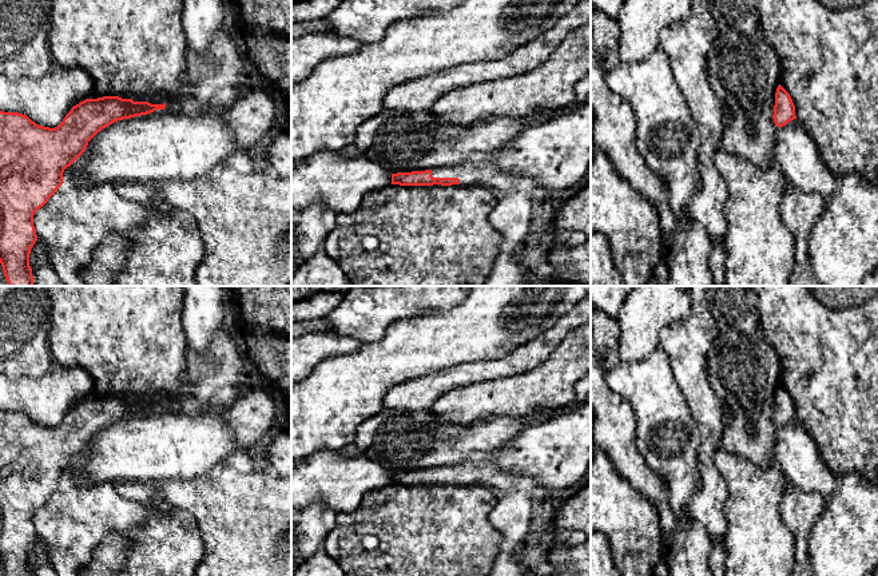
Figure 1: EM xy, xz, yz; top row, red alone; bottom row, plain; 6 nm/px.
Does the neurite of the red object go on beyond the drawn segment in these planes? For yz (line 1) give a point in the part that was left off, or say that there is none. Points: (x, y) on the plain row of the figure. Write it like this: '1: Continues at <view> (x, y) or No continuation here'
1: No continuation here

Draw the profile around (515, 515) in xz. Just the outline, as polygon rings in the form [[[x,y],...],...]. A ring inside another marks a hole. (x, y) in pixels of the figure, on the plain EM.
[[[528,490],[509,492],[498,498],[489,521],[501,533],[506,547],[520,548],[537,524],[537,504]]]

